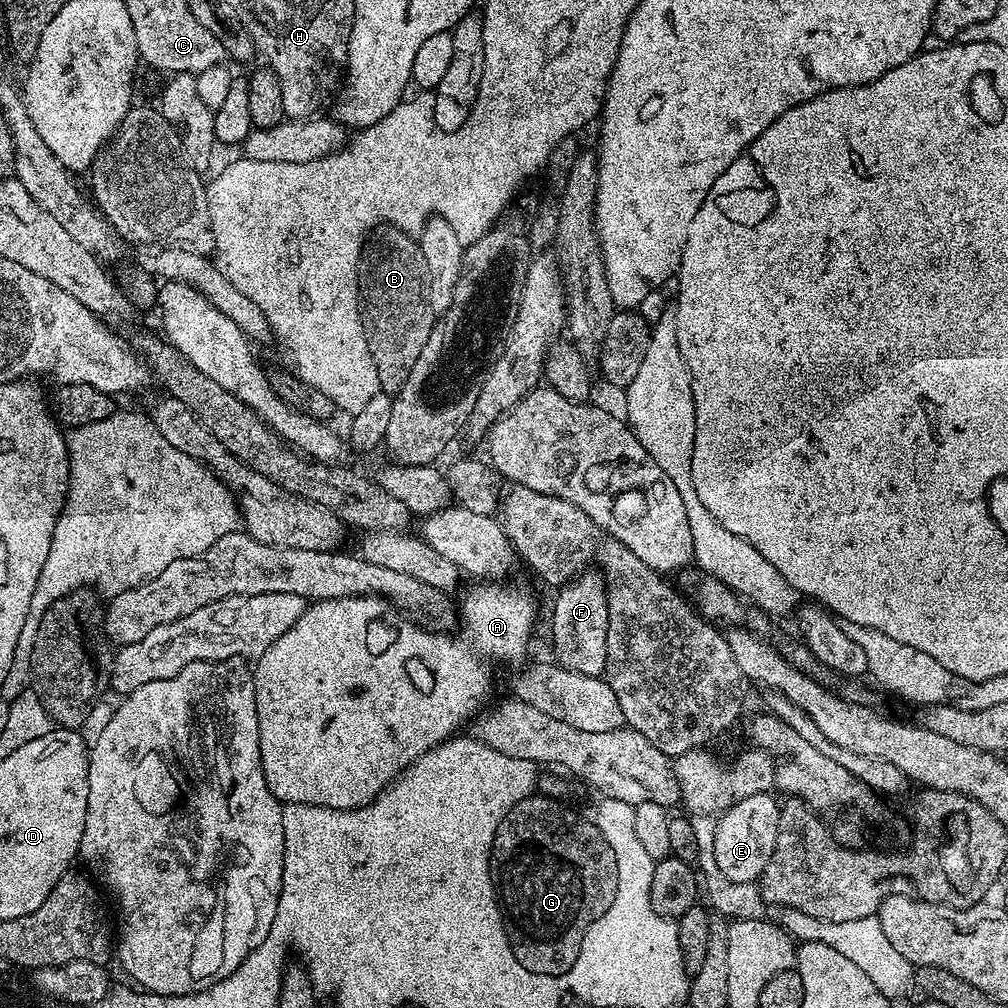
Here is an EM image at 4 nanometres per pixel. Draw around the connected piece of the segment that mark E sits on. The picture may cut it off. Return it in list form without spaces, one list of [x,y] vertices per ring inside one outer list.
[[[763,792],[750,794],[742,802],[731,804],[719,817],[714,834],[714,862],[717,868],[732,883],[756,884],[774,854],[774,842],[778,842],[780,804],[775,795]]]

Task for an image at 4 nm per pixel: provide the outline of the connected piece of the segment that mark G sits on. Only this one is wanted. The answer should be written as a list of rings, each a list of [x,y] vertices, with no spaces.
[[[533,794],[515,804],[510,810],[510,814],[506,814],[506,818],[502,818],[502,822],[494,834],[492,857],[488,863],[492,867],[492,885],[496,891],[496,904],[500,907],[500,918],[508,935],[510,946],[514,950],[514,958],[518,958],[518,962],[522,962],[522,966],[526,966],[526,970],[539,976],[558,976],[575,964],[576,956],[580,953],[580,947],[584,941],[584,935],[592,930],[593,924],[602,918],[602,914],[606,914],[606,910],[610,910],[615,890],[618,888],[618,882],[615,880],[617,863],[614,862],[614,852],[610,850],[610,845],[605,838],[602,838],[598,826],[591,819],[583,820],[578,813],[563,808],[559,804],[560,802],[559,799],[550,796]]]

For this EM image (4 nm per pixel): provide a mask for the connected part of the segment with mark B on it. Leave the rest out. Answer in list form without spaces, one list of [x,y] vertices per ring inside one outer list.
[[[380,226],[369,235],[363,252],[360,254],[360,317],[366,334],[370,354],[374,358],[374,370],[378,370],[381,393],[395,394],[406,382],[430,330],[436,324],[438,315],[430,306],[432,269],[424,256],[419,243],[409,233],[400,228]]]

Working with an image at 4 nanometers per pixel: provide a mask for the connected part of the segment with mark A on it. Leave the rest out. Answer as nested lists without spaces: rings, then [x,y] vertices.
[[[476,582],[473,588],[464,596],[464,601],[458,604],[458,630],[461,631],[466,640],[457,634],[441,634],[439,632],[429,632],[426,628],[421,628],[419,624],[405,618],[397,609],[393,608],[387,600],[378,596],[351,596],[350,598],[338,598],[337,600],[318,600],[309,603],[305,607],[302,618],[298,618],[298,622],[294,622],[294,626],[290,626],[290,630],[286,630],[286,634],[282,634],[282,638],[278,638],[278,642],[271,644],[267,650],[260,656],[255,657],[254,667],[252,668],[252,681],[254,682],[254,702],[258,710],[258,750],[262,754],[262,774],[266,776],[266,786],[270,790],[270,794],[274,794],[274,798],[278,798],[281,804],[309,804],[310,806],[322,806],[323,808],[337,808],[343,812],[351,812],[353,808],[362,808],[368,804],[375,796],[379,796],[400,773],[405,772],[415,760],[422,754],[426,754],[430,749],[437,748],[445,740],[451,740],[457,735],[456,732],[460,727],[467,725],[485,707],[484,699],[492,692],[492,670],[484,661],[484,654],[498,656],[506,664],[516,664],[528,652],[528,643],[532,640],[532,627],[536,624],[536,600],[528,592],[511,592],[505,585],[500,582]]]

